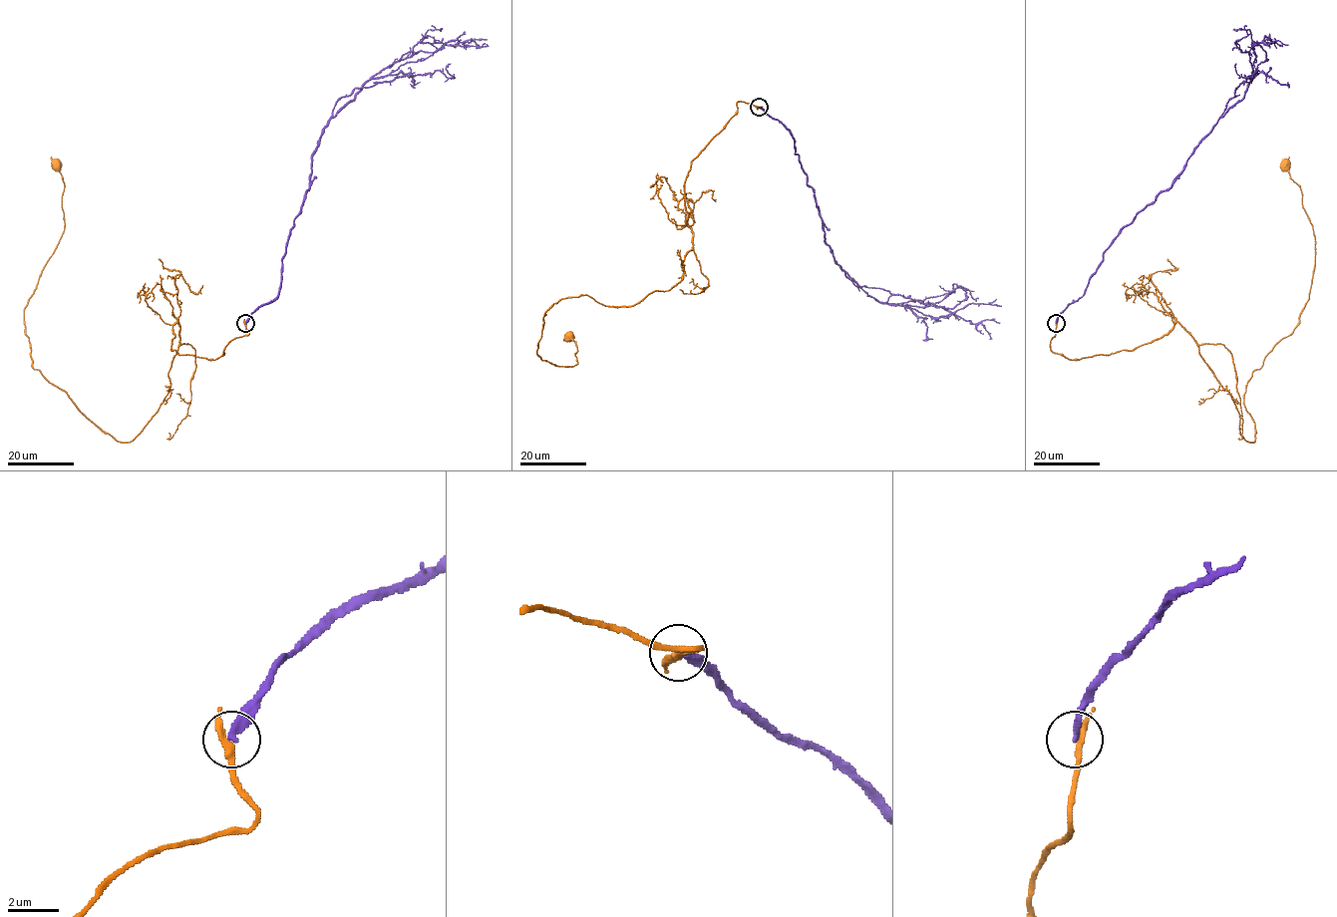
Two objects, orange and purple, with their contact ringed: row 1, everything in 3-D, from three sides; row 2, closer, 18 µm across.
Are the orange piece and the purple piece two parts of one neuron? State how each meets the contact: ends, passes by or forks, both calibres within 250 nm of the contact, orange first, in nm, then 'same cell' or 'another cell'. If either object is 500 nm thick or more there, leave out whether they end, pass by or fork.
orange passes by | purple ends | 240/240 nm | another cell

